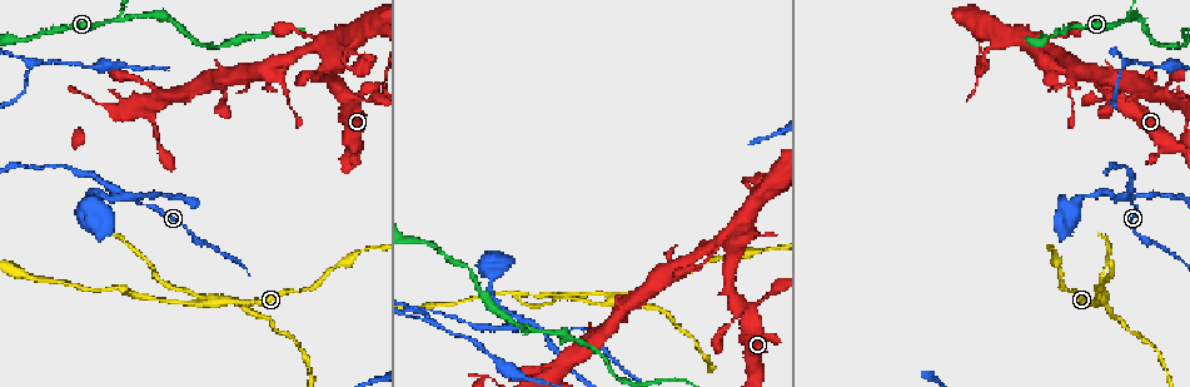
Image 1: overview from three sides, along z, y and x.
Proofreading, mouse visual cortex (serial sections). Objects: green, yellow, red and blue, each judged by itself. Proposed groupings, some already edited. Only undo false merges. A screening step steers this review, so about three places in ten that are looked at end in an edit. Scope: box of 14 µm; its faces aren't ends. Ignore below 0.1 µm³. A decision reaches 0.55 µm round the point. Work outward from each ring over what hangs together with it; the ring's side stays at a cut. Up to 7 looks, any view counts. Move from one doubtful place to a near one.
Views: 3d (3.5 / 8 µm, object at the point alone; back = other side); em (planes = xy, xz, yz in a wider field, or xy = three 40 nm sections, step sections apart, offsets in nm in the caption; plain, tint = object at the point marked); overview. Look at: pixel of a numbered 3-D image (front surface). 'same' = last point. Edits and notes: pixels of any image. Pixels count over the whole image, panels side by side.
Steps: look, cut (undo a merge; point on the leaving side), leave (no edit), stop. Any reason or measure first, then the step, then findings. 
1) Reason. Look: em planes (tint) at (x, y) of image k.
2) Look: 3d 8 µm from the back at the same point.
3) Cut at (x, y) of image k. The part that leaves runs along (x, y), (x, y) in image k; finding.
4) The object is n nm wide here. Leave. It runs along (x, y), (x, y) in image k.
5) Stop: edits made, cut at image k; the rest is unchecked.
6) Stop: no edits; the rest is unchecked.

Look: 3d 8 µm at (627, 292) of image 1.

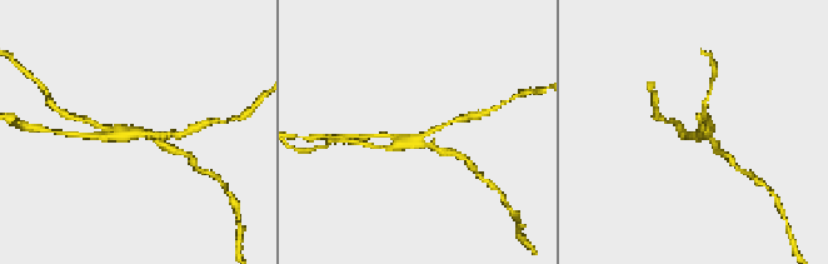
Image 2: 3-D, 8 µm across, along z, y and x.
4 arms meet here; the arms are 150, 200, 200, 300 nm wide. Look: em xy step 5 (tint) at (418, 139) of image 2.

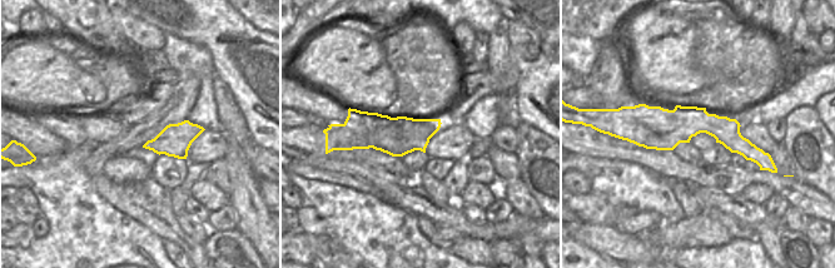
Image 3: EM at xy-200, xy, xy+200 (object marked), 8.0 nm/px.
Cut at (716, 145) of image 2. A second cell is stuck on.

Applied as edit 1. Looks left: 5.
Redraw. Look: overview.

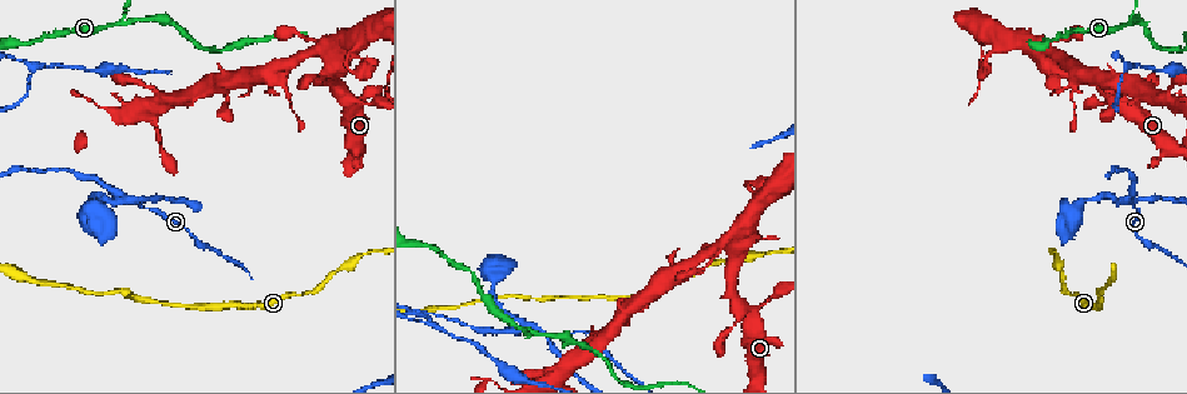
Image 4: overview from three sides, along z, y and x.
Three-way junction. Look: 3d 3.5 µm from the back at (127, 198) of image 4.

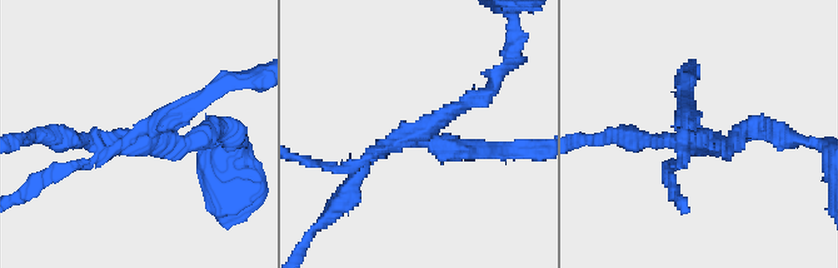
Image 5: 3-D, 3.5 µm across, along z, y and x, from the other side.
Now the EM. Look: em xy step 2 (tint) at (699, 139) of image 5.

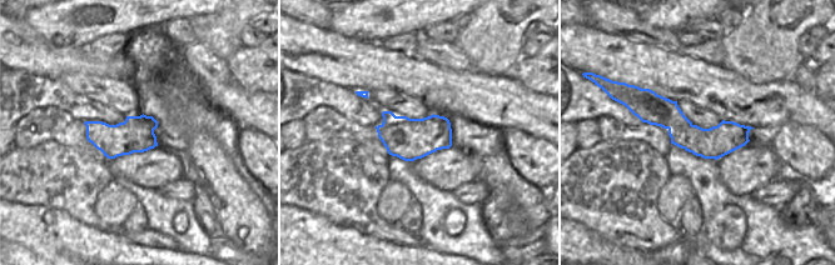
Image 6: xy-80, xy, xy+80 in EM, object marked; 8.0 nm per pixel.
The arms are 100, 200, 250 nm wide. Cut at (734, 135) of image 5. The part that leaves runs along (688, 149), (742, 130) in image 5; two cells meet here.

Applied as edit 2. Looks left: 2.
Stop: edits made, cut at image 2, cut at image 5; the rest is unchecked.

